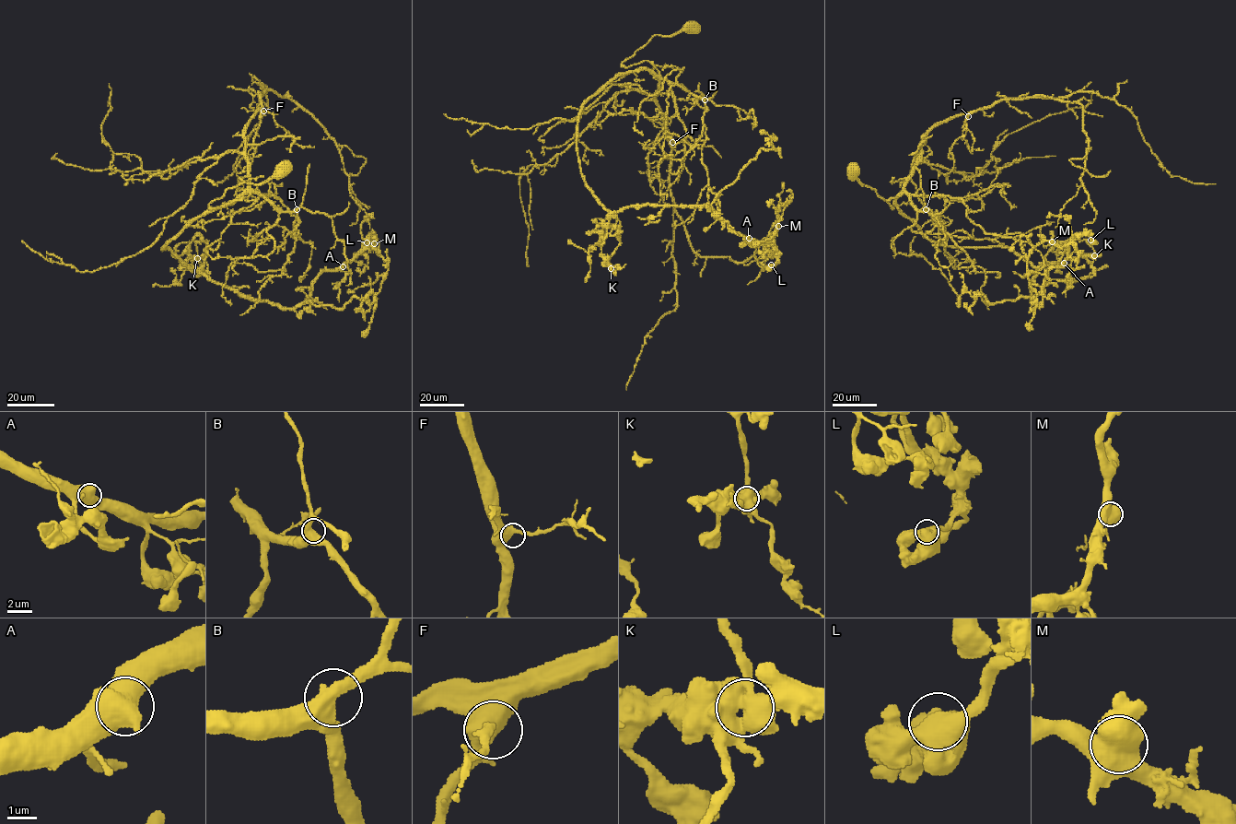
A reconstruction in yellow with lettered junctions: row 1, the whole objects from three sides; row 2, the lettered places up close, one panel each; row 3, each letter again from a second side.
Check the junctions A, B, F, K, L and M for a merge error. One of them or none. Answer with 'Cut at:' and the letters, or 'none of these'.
Cut at: K

